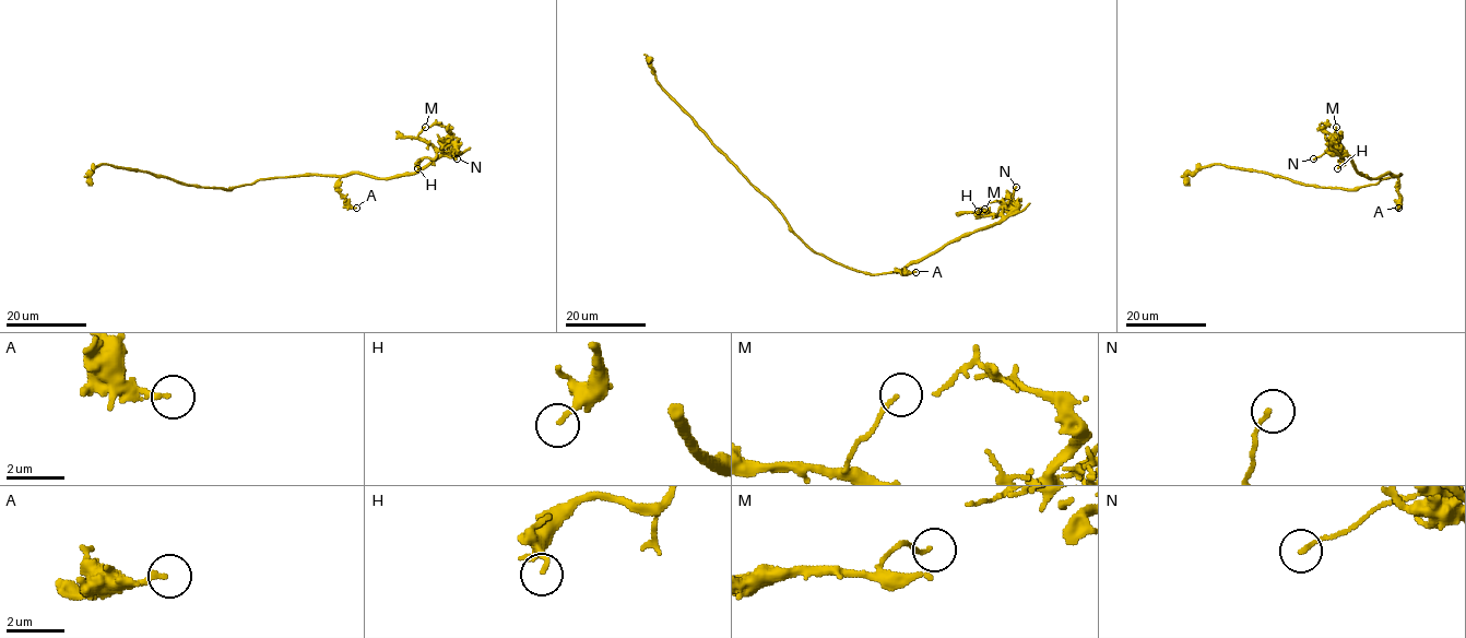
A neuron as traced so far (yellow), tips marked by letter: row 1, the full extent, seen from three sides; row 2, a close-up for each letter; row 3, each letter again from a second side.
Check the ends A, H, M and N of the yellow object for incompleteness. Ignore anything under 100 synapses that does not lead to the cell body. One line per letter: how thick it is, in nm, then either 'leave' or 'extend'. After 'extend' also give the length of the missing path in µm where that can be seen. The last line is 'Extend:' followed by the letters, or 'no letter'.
A: 190 nm thick; leave
H: 180 nm thick; leave
M: 130 nm thick; leave
N: 140 nm thick; leave
Extend: no letter

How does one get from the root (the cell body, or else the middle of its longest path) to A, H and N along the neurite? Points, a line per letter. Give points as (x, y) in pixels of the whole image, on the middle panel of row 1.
A: (816, 253), (871, 273), (915, 272)
H: (816, 253), (871, 273), (900, 272), (962, 236), (995, 225), (1002, 217), (980, 216), (978, 211)
N: (816, 253), (871, 273), (900, 272), (950, 243), (998, 222), (1012, 210), (1016, 187)

